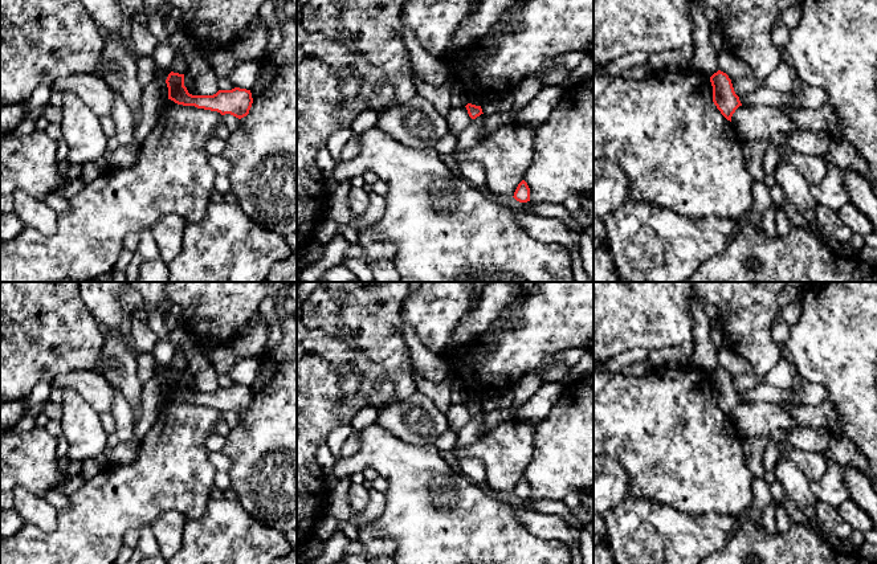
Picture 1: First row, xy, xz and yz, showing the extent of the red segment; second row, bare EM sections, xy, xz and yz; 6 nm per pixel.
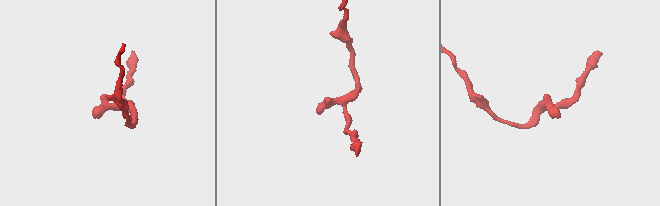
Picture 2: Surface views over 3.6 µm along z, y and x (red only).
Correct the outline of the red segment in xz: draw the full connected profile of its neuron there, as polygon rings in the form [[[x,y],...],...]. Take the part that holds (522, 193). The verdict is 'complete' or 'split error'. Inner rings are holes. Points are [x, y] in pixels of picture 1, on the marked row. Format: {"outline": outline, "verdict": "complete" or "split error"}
{"outline": [[[525,180],[518,184],[513,197],[519,203],[530,201],[530,188]]], "verdict": "complete"}

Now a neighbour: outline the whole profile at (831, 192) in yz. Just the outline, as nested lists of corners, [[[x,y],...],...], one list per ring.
[[[828,165],[823,180],[817,185],[811,187],[811,193],[817,205],[839,212],[843,205],[849,203],[844,171],[835,165]]]

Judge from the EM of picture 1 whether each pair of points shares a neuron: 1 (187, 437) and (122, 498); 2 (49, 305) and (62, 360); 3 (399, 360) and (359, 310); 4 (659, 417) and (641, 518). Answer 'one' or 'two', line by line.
1: one
2: one
3: one
4: two

